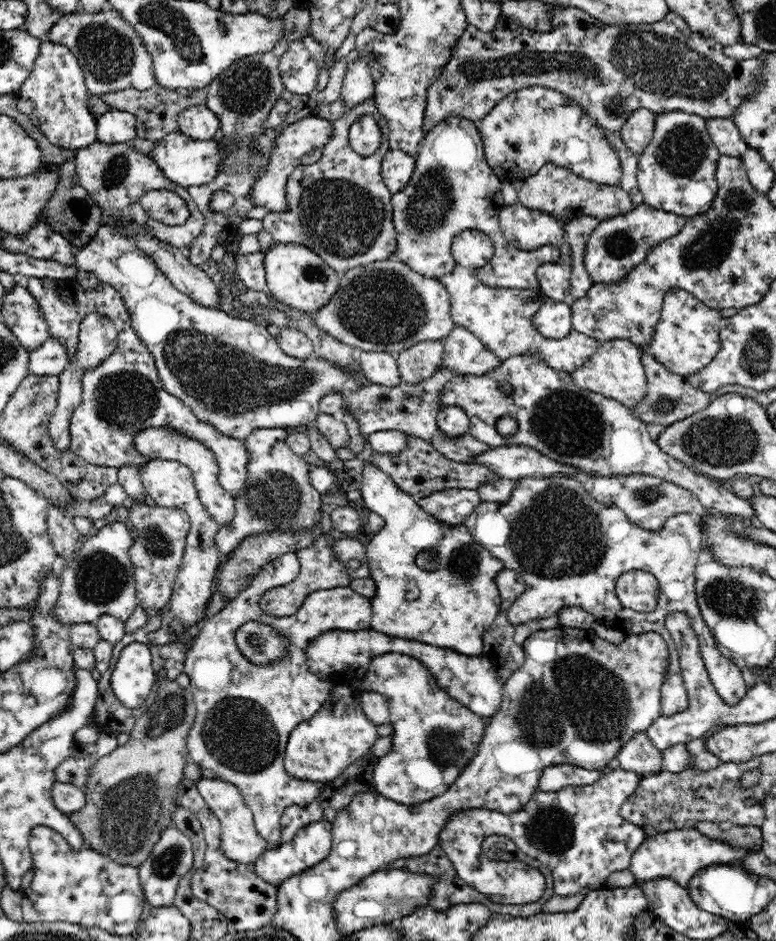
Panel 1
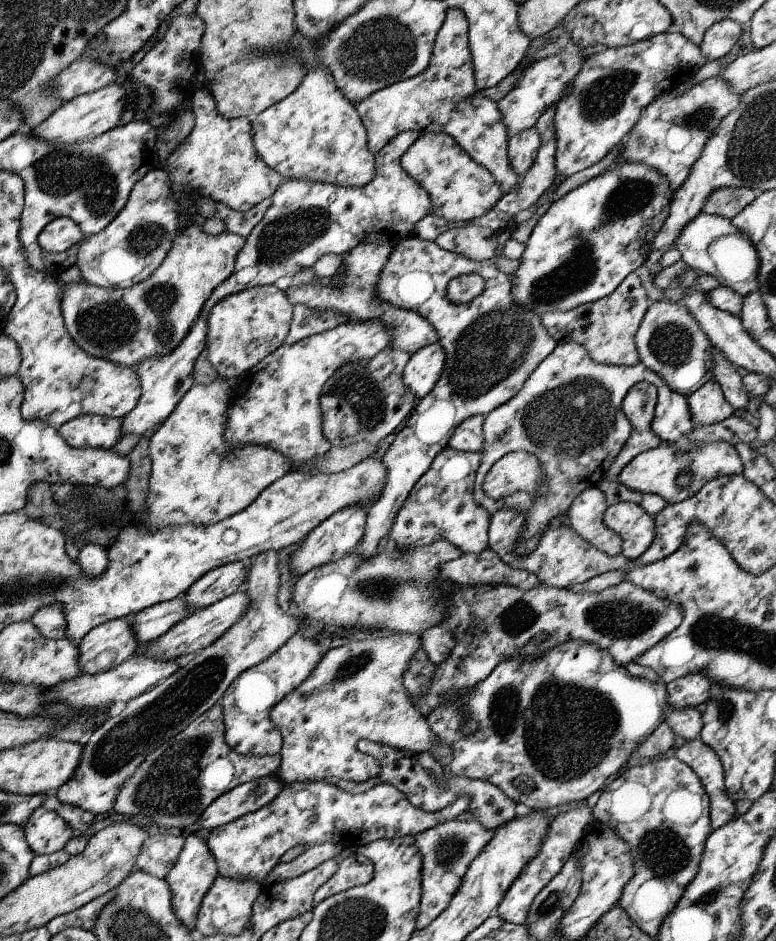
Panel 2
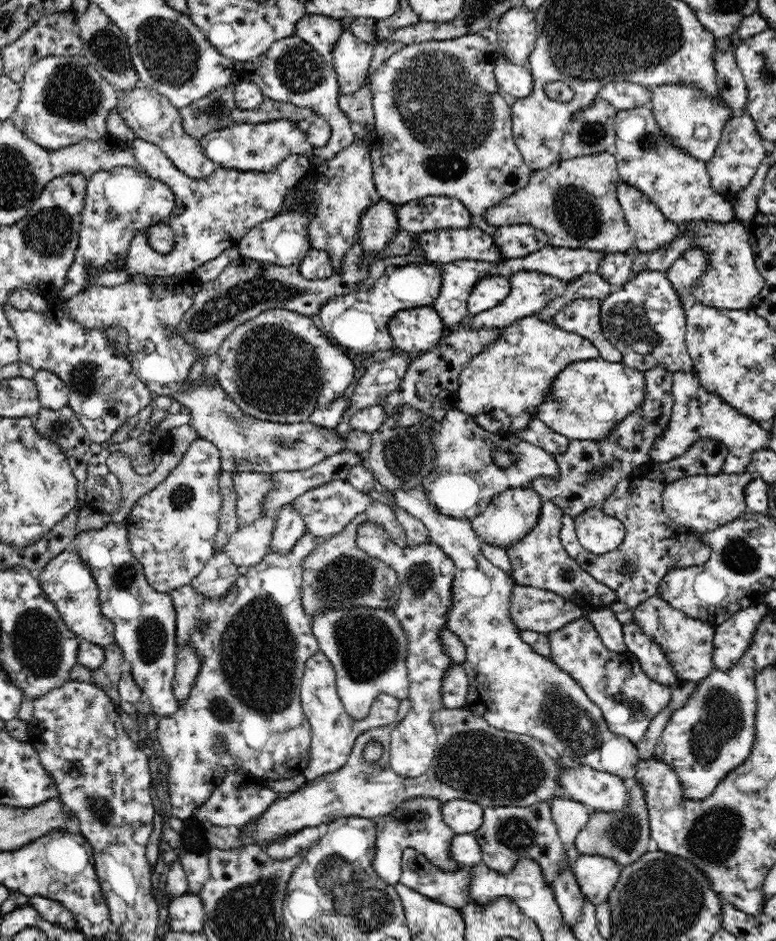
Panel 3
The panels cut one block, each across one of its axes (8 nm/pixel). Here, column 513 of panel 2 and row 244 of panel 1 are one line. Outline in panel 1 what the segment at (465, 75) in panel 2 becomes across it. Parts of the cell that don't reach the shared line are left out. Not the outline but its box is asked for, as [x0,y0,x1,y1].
[74,142,204,248]

